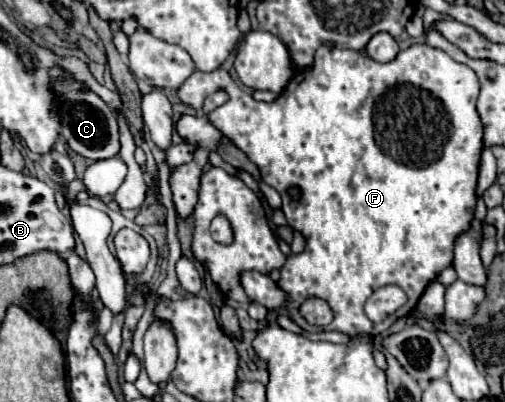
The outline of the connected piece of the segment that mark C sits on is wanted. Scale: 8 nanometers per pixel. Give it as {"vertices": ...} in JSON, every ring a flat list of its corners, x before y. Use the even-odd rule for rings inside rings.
{"vertices":[[53,66,49,70,49,86,59,106,59,122,61,122,59,138,83,158,93,158,93,160,117,158,121,142,119,142,119,126,117,126,115,110,111,110,81,80,69,76,61,66]]}

